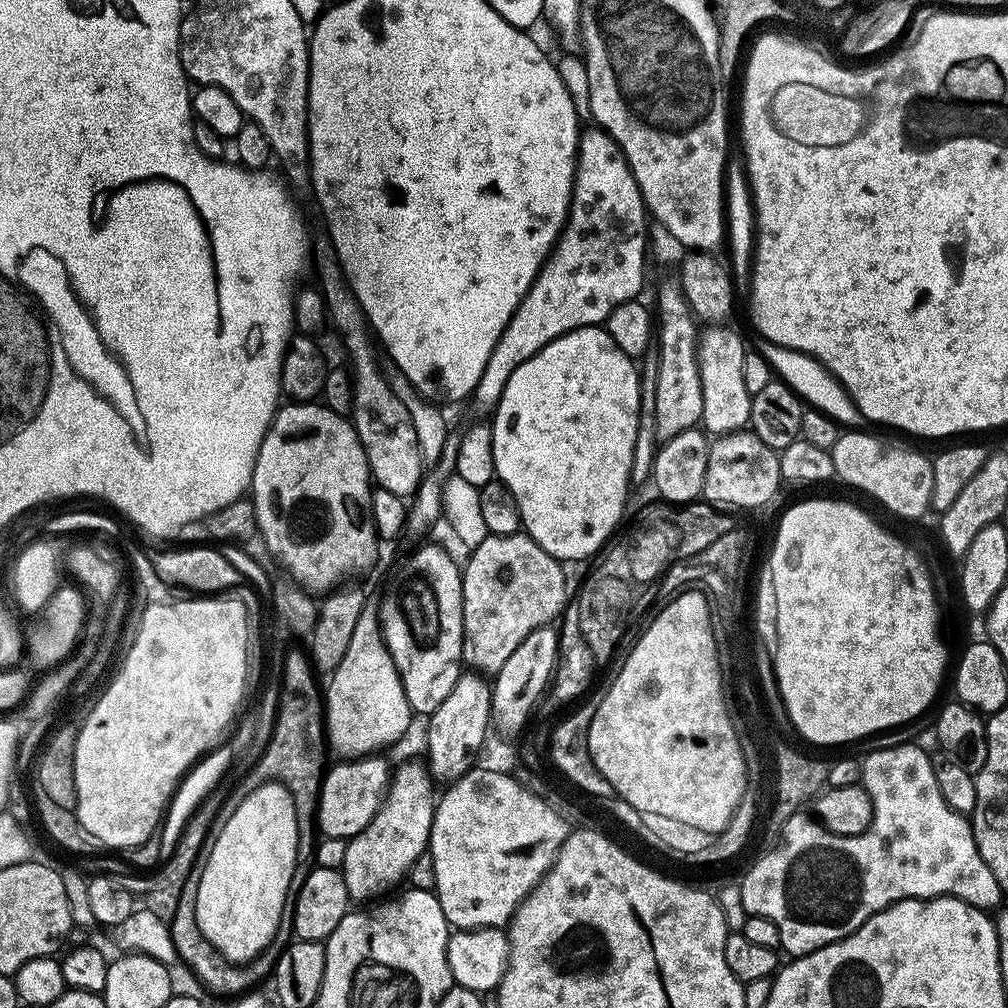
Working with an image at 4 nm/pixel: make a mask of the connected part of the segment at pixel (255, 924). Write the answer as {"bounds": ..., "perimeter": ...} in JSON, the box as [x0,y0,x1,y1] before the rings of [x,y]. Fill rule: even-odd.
{"bounds":[196,783,302,964],"perimeter":[[[279,783],[276,786],[269,786],[267,790],[264,790],[261,786],[260,792],[254,793],[252,799],[244,796],[239,802],[240,805],[229,814],[228,821],[221,826],[220,833],[217,834],[216,841],[212,844],[212,849],[210,849],[211,844],[207,849],[206,859],[203,861],[203,864],[205,863],[204,869],[202,869],[202,864],[198,872],[198,879],[196,880],[196,921],[200,926],[200,932],[220,951],[221,956],[236,964],[255,959],[260,952],[263,952],[268,947],[268,944],[275,937],[280,919],[282,918],[283,906],[286,904],[286,898],[293,891],[292,879],[296,876],[296,859],[300,856],[300,845],[302,845],[299,818],[296,813],[294,798],[292,797],[291,790],[286,785]]]}

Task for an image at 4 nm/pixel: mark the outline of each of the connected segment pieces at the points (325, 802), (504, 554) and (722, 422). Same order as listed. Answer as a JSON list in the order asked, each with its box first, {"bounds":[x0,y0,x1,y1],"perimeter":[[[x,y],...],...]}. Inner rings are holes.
[{"bounds":[318,754,389,840],"perimeter":[[[380,754],[338,762],[323,773],[319,792],[318,828],[324,836],[348,840],[374,819],[389,791],[388,764]]]},{"bounds":[462,531,568,674],"perimeter":[[[523,531],[515,532],[512,536],[493,536],[489,535],[481,545],[471,549],[468,565],[465,563],[462,568],[464,578],[464,658],[463,663],[469,669],[475,670],[480,674],[497,674],[502,670],[502,666],[506,666],[506,658],[510,658],[510,654],[514,654],[514,650],[518,650],[518,646],[532,633],[536,628],[543,628],[553,623],[552,619],[559,617],[565,611],[566,603],[564,599],[568,596],[568,584],[564,581],[565,565],[561,561],[555,560],[550,553],[542,550],[542,546],[538,546],[538,542],[534,542],[532,537]]]},{"bounds":[696,326,752,437],"perimeter":[[[712,326],[708,333],[701,335],[696,349],[696,361],[700,363],[700,377],[702,378],[702,428],[705,433],[713,437],[728,436],[732,432],[747,429],[750,424],[750,410],[752,409],[752,395],[746,390],[746,382],[742,382],[742,358],[746,351],[744,340],[736,332],[731,332],[728,326]]]}]

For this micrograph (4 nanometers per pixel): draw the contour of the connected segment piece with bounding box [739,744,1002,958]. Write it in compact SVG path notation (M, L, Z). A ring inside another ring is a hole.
M896 744L893 748L880 748L877 752L870 753L868 757L863 757L862 786L868 791L872 799L872 825L862 834L839 836L833 832L827 832L824 825L811 815L808 815L808 817L804 816L805 814L797 814L790 817L779 828L780 842L774 845L765 856L758 857L753 862L752 869L745 874L744 880L739 881L742 906L746 906L749 916L770 918L770 922L774 922L774 926L778 926L780 948L783 951L788 951L789 957L805 956L822 946L846 938L854 930L858 930L858 926L862 926L862 922L866 922L871 916L878 914L883 908L888 908L899 900L931 900L933 896L956 896L981 910L993 910L992 908L997 907L996 909L999 909L1001 907L999 904L1002 893L998 886L998 878L994 878L994 874L990 874L990 866L986 866L986 862L982 862L982 854L978 854L978 846L974 842L969 817L965 813L954 811L946 802L946 798L942 798L942 790L938 790L938 782L936 781L934 760L931 760L918 745Z

